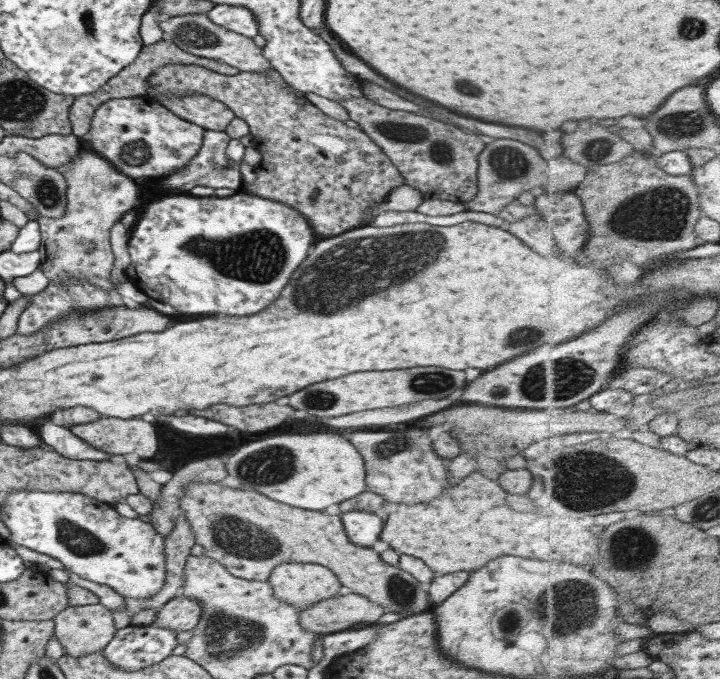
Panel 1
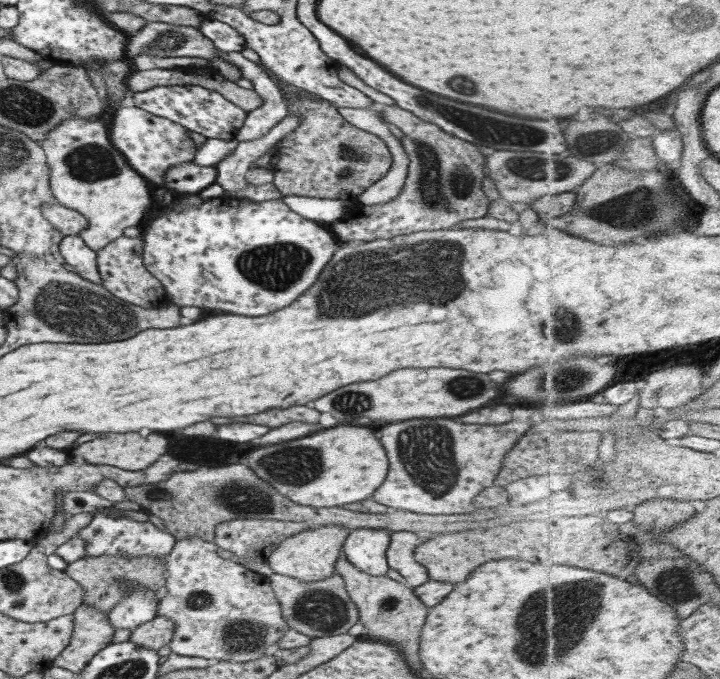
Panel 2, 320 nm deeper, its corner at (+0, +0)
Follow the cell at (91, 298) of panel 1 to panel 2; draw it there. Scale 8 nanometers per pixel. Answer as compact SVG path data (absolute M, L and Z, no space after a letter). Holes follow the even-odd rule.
M79 235L64 236L58 244L58 251L65 264L74 268L79 278L100 284L96 270L96 251L85 246Z

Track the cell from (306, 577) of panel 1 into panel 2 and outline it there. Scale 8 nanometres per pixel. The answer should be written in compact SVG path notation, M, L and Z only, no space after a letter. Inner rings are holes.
M337 523L312 526L300 533L284 538L267 557L273 576L290 576L299 581L320 581L334 573L334 564L349 530Z

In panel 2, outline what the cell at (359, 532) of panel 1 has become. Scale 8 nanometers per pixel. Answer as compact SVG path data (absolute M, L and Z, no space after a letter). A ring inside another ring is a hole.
M383 528L351 530L343 541L343 554L357 570L371 576L383 576L388 569L385 551L389 534Z

